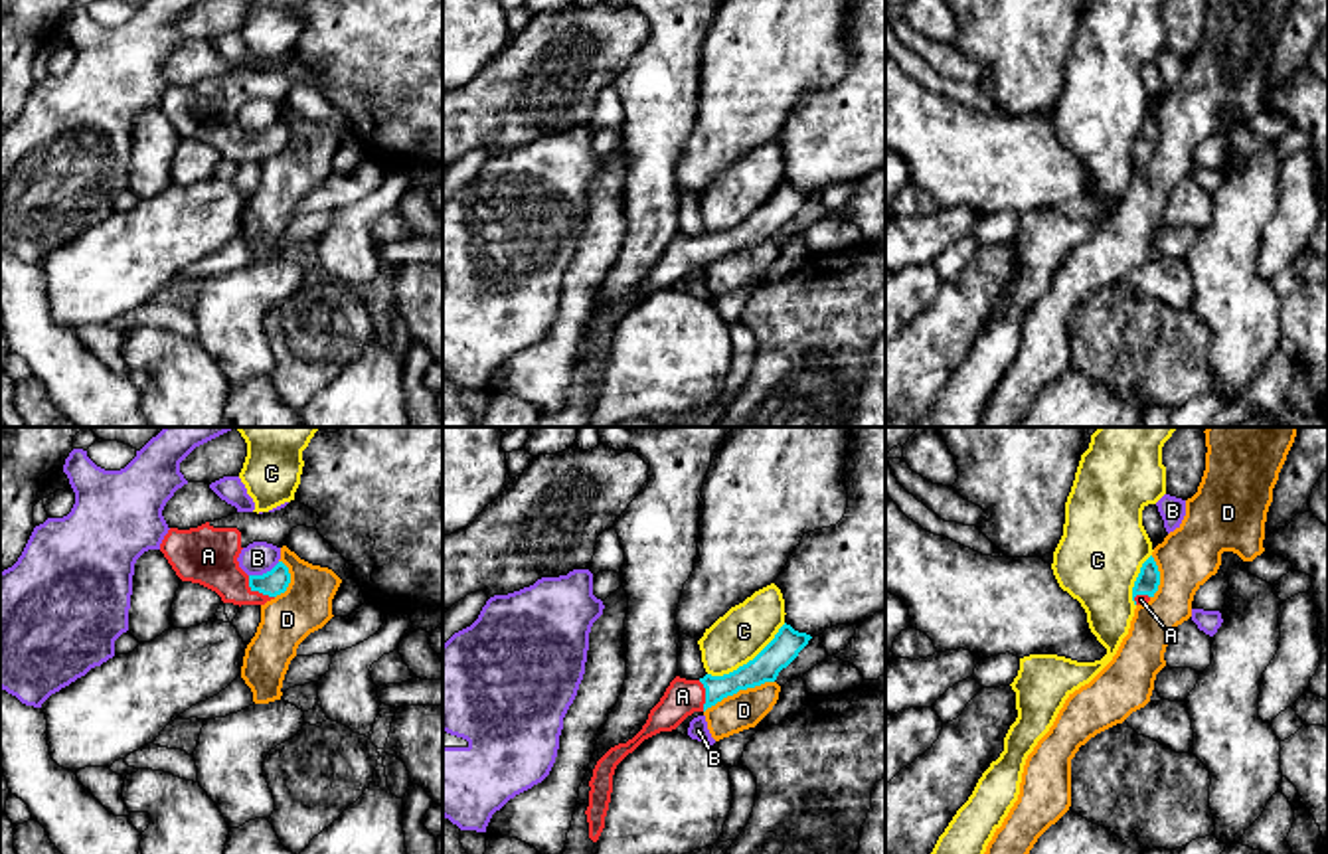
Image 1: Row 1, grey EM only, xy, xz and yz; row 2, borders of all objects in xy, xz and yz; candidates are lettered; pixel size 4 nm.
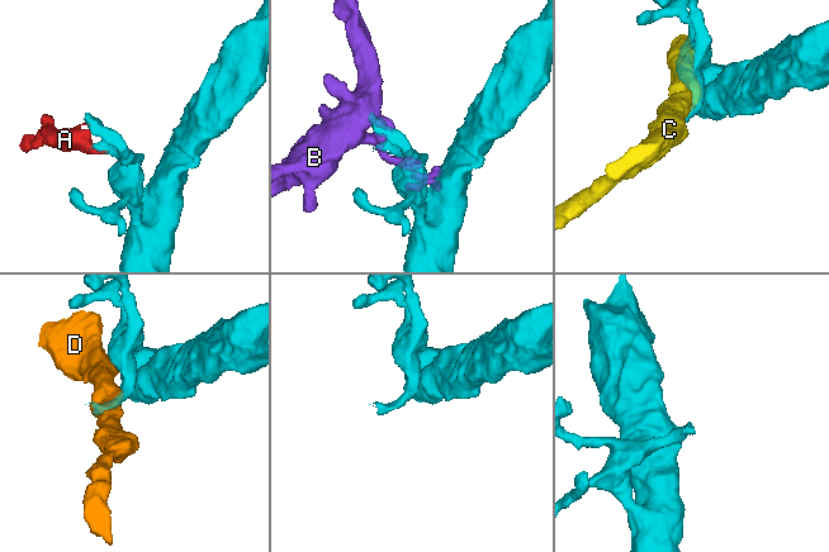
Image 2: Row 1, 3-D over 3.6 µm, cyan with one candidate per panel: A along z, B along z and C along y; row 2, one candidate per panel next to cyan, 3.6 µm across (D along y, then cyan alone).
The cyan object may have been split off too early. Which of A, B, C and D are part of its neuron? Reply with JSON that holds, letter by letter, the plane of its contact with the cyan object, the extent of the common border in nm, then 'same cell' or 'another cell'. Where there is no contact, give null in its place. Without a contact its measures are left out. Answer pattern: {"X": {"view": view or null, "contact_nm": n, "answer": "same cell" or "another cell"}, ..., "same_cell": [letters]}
{"A": {"view": "xy", "contact_nm": 140, "answer": "same cell"}, "B": {"view": "xy", "contact_nm": 140, "answer": "another cell"}, "C": {"view": "xz", "contact_nm": 380, "answer": "another cell"}, "D": {"view": "xz", "contact_nm": 320, "answer": "another cell"}, "same_cell": ["A"]}

